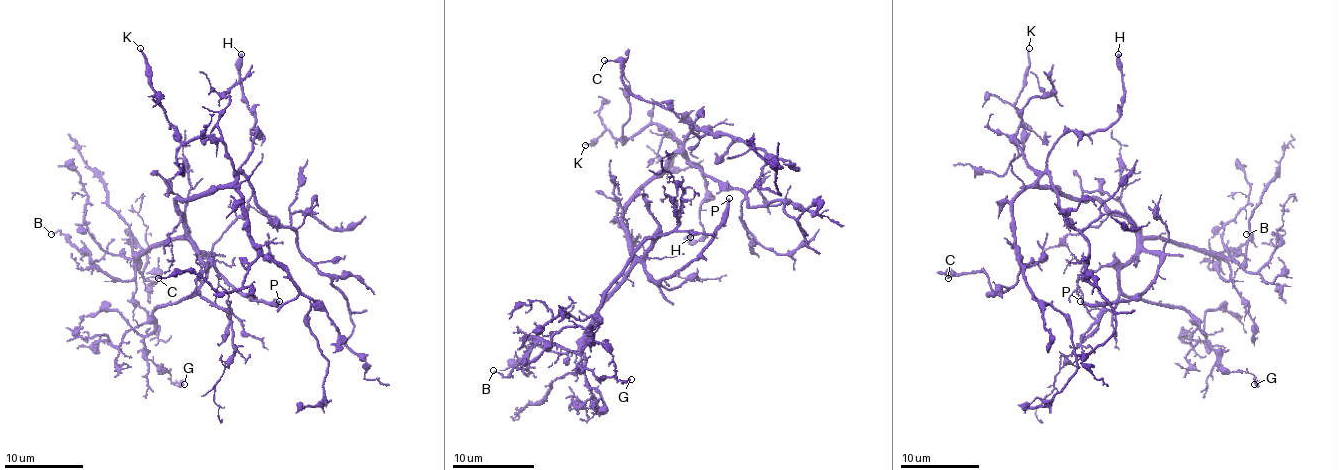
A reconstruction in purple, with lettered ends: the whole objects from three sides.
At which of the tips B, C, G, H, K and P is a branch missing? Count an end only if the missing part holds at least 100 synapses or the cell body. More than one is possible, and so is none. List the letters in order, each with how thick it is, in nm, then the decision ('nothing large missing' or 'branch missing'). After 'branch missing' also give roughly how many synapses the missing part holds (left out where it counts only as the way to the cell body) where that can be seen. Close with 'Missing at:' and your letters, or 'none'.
B: calibre 130 nm; nothing large missing
C: calibre 160 nm; nothing large missing
G: calibre 190 nm; nothing large missing
H: calibre 400 nm; nothing large missing
K: calibre 160 nm; nothing large missing
P: calibre 240 nm; branch missing
Missing at: P

